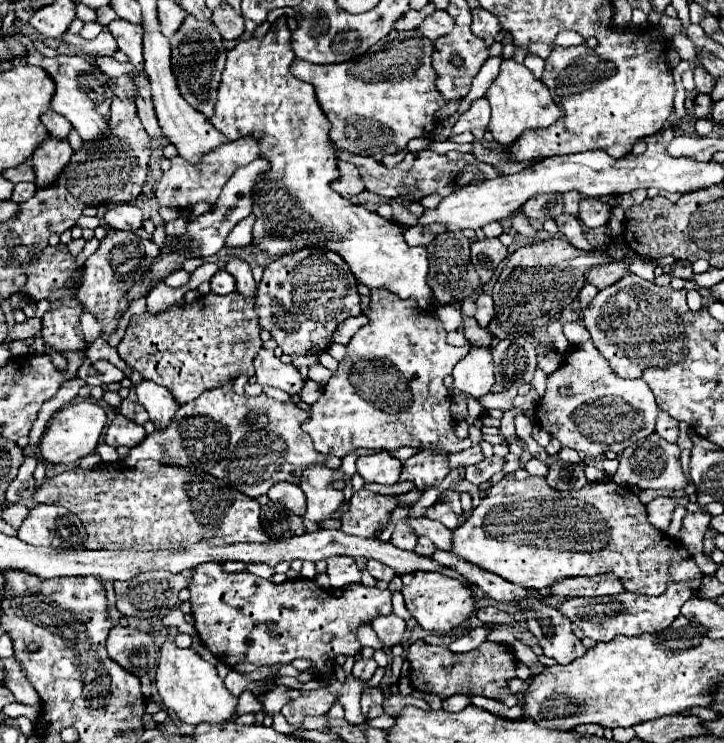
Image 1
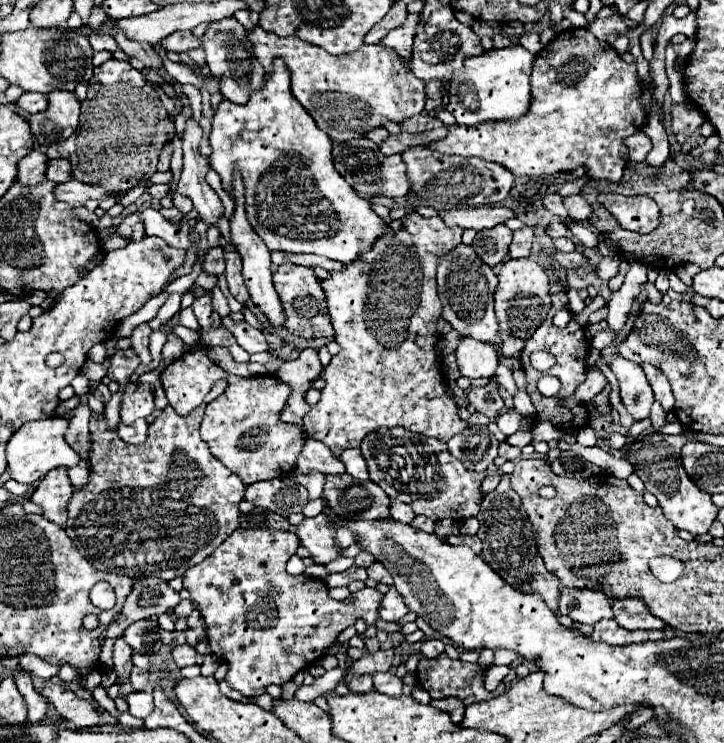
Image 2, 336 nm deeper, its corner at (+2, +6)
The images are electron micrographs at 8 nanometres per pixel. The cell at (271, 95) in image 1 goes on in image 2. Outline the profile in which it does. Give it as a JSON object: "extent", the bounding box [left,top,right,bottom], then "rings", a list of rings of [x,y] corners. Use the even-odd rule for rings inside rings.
{"extent":[209,57,391,265],"rings":[[[279,57],[273,61],[273,71],[265,75],[263,85],[249,95],[245,105],[235,105],[227,99],[219,103],[213,115],[209,141],[213,149],[209,163],[221,175],[225,191],[231,191],[233,169],[241,171],[245,181],[247,219],[271,251],[313,253],[349,265],[367,253],[381,235],[391,231],[391,227],[375,215],[369,201],[359,197],[355,189],[335,171],[331,159],[331,139],[327,133],[317,129],[313,117],[309,117],[303,105],[293,97],[291,73]]]}

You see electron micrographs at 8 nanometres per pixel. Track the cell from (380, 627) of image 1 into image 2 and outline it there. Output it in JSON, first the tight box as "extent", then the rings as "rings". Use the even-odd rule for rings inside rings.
{"extent":[379,587,409,623],"rings":[[[391,587],[391,589],[385,593],[383,601],[381,601],[379,617],[381,617],[383,621],[395,621],[395,623],[397,623],[397,621],[399,621],[403,615],[407,615],[407,613],[409,613],[409,609],[407,609],[403,597],[397,593],[395,587]]]}

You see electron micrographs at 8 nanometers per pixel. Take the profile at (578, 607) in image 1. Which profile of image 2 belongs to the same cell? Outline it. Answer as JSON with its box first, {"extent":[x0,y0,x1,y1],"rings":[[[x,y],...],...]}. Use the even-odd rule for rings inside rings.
{"extent":[559,589,613,625],"rings":[[[561,589],[559,611],[569,615],[575,623],[595,625],[601,619],[613,619],[611,603],[605,593],[597,589]]]}

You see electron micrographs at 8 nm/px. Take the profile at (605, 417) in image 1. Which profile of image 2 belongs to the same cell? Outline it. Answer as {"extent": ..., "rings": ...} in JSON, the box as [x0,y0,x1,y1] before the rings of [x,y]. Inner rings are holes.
{"extent":[609,355,655,421],"rings":[[[611,355],[609,367],[617,375],[621,403],[627,409],[627,413],[635,421],[649,417],[649,409],[655,399],[643,369],[639,365],[633,365],[629,359],[623,359],[621,355]]]}

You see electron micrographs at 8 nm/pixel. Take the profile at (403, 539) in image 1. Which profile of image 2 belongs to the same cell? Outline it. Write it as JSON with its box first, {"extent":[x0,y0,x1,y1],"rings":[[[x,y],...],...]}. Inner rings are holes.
{"extent":[391,501,415,525],"rings":[[[393,501],[393,503],[391,503],[391,517],[393,517],[395,521],[399,521],[399,523],[407,523],[407,525],[409,525],[409,523],[413,521],[415,513],[413,513],[413,509],[405,507],[403,503]]]}

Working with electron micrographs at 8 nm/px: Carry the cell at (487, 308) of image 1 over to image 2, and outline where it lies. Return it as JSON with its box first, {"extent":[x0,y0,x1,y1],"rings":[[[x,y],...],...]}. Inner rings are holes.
{"extent":[437,243,499,341],"rings":[[[459,243],[457,249],[451,249],[439,259],[437,267],[437,287],[439,299],[443,303],[443,319],[451,323],[461,335],[481,339],[481,341],[499,341],[497,319],[493,313],[493,293],[497,287],[497,275],[489,265],[485,265],[471,245]]]}

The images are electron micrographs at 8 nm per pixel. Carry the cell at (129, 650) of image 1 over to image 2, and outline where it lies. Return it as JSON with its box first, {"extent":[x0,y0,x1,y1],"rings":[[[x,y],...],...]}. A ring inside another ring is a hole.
{"extent":[123,621,161,655],"rings":[[[137,621],[137,623],[131,623],[123,637],[125,641],[131,645],[133,651],[137,653],[143,653],[143,655],[153,655],[161,649],[161,637],[157,635],[157,631],[153,629],[155,625],[151,621]]]}

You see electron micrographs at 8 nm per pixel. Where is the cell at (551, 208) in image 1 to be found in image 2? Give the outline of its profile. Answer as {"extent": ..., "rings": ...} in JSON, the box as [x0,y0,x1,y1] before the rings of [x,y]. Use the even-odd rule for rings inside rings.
{"extent":[509,225,533,259],"rings":[[[523,225],[523,229],[517,229],[517,231],[513,233],[513,243],[511,243],[509,255],[511,255],[513,259],[529,257],[529,255],[531,255],[531,243],[533,243],[533,227]]]}

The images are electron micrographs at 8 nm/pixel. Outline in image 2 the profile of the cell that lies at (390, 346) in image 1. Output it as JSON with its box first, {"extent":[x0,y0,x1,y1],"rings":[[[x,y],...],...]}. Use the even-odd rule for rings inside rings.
{"extent":[303,211,467,457],"rings":[[[415,211],[393,221],[389,227],[393,233],[381,237],[381,241],[377,241],[361,261],[347,265],[339,273],[331,271],[331,277],[321,281],[327,293],[329,315],[333,317],[335,341],[341,345],[341,353],[323,367],[321,379],[325,381],[325,387],[321,389],[321,399],[305,415],[303,427],[307,437],[325,443],[335,457],[349,447],[359,447],[365,435],[381,427],[403,427],[425,437],[435,437],[443,443],[467,427],[459,417],[457,403],[449,399],[443,385],[441,363],[437,357],[437,319],[441,317],[441,301],[435,283],[439,257],[459,245],[463,229],[447,227],[439,215],[425,219]]]}

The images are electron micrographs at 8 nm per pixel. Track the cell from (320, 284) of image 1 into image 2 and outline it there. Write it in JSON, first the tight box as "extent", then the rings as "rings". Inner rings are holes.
{"extent":[273,263,333,339],"rings":[[[281,263],[273,273],[273,285],[279,295],[285,313],[285,329],[289,329],[297,337],[317,339],[317,337],[333,337],[333,325],[327,311],[327,297],[321,289],[321,281],[317,279],[313,267],[301,267],[295,263]]]}

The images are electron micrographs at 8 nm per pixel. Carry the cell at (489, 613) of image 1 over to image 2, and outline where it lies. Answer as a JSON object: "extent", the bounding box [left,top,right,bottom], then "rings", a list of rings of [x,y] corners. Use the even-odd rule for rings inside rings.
{"extent":[587,621,669,645],"rings":[[[599,621],[591,635],[587,635],[593,643],[607,643],[607,645],[625,645],[625,643],[643,643],[643,641],[661,641],[667,639],[669,633],[665,631],[627,631],[617,625],[617,621]]]}

